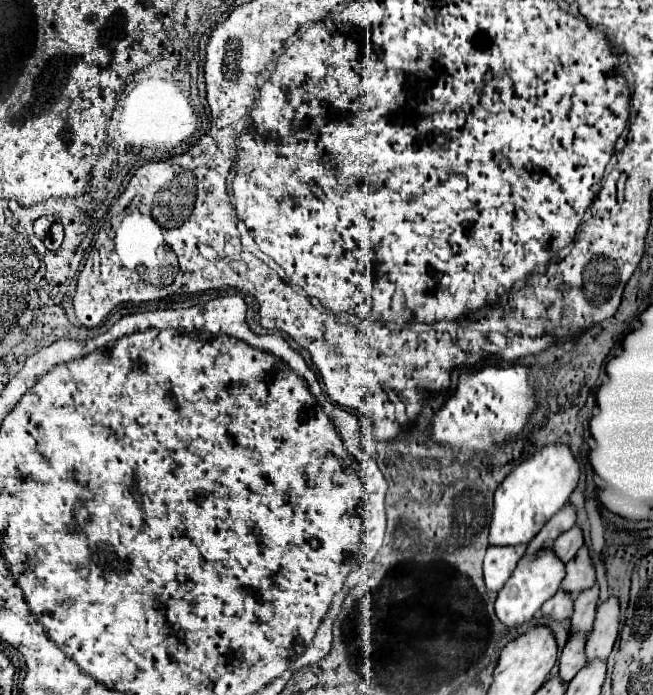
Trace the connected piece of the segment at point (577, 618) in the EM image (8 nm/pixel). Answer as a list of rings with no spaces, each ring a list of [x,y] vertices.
[[[595,584],[587,592],[581,592],[575,598],[575,612],[571,616],[573,630],[583,630],[589,634],[593,630],[593,620],[595,620],[595,610],[599,604],[599,586]]]

